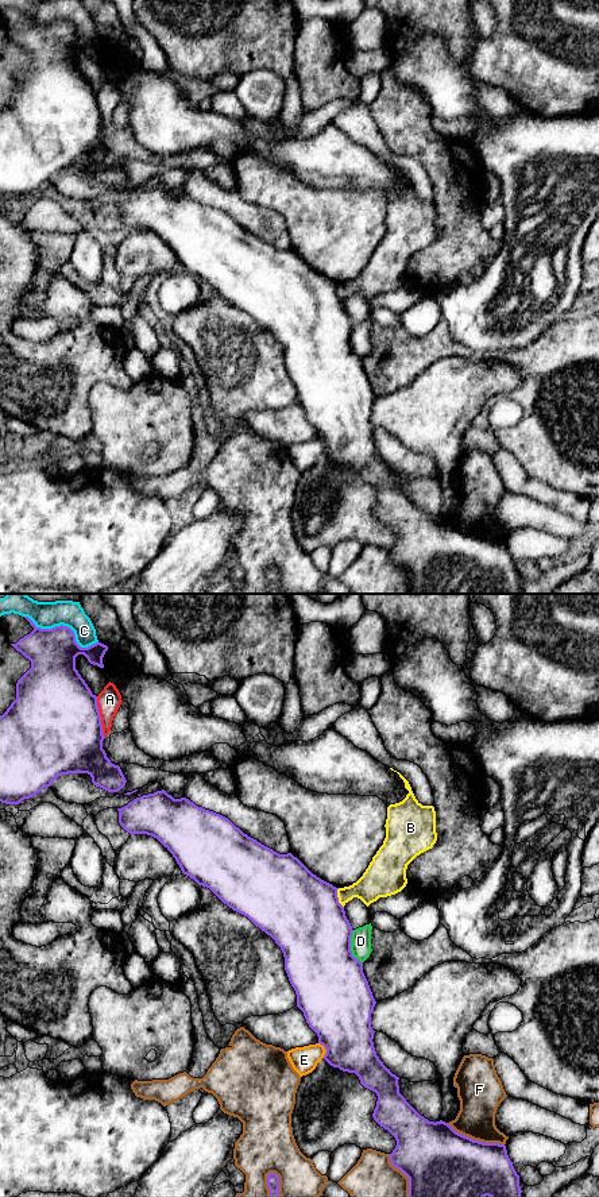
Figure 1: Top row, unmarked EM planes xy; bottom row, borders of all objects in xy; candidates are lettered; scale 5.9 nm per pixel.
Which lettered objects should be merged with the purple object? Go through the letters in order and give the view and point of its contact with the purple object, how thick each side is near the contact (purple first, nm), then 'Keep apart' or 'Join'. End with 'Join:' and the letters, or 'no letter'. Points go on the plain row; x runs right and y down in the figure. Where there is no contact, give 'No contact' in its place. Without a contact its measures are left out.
A: Touches purple at xy (100, 112). Thickness 500 nm (purple) against 140 nm. Keep apart
B: Touches purple at xy (337, 293). Thickness 460 nm (purple) against 180 nm. Keep apart
C: Touches purple at xy (65, 22). Thickness 280 nm (purple) against 140 nm. Keep apart
D: Touches purple at xy (350, 343). Thickness 440 nm (purple) against 130 nm. Keep apart
E: Touches purple at xy (325, 444). Thickness 380 nm (purple) against 160 nm. Keep apart
F: Touches purple at xy (475, 536). Thickness 480 nm (purple) against 240 nm. Keep apart
Join: no letter

